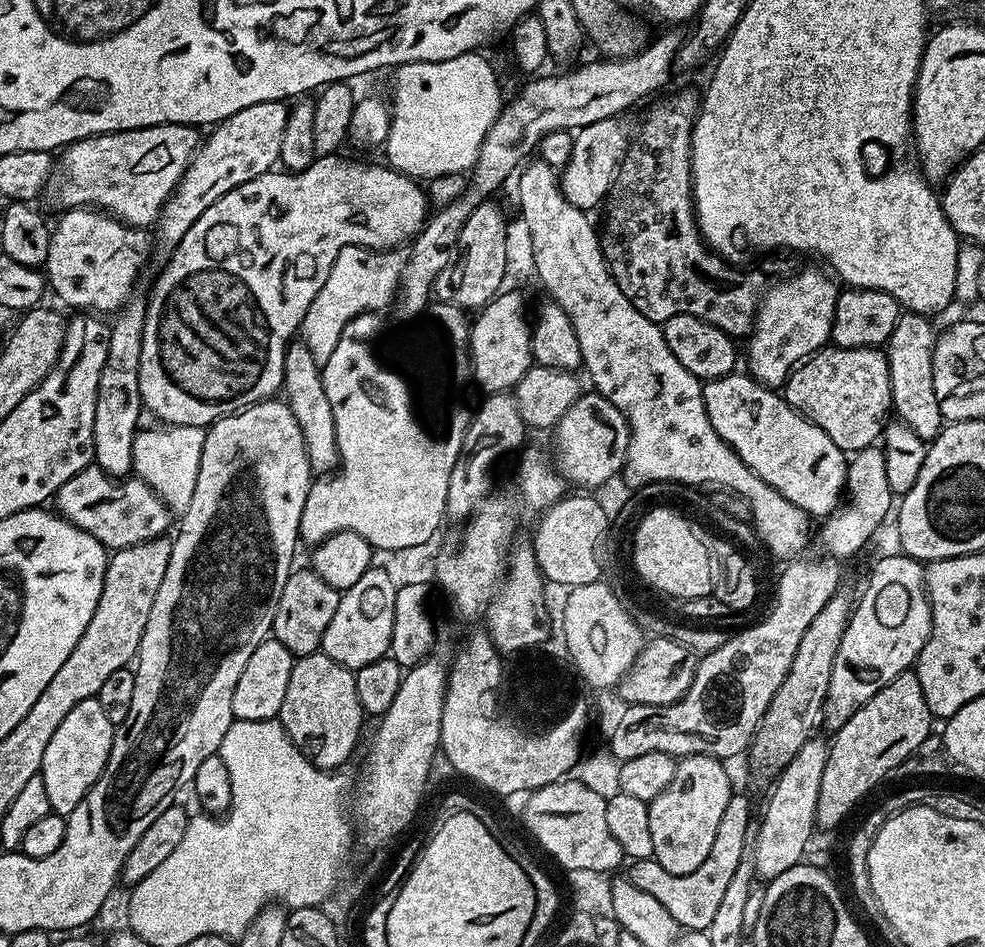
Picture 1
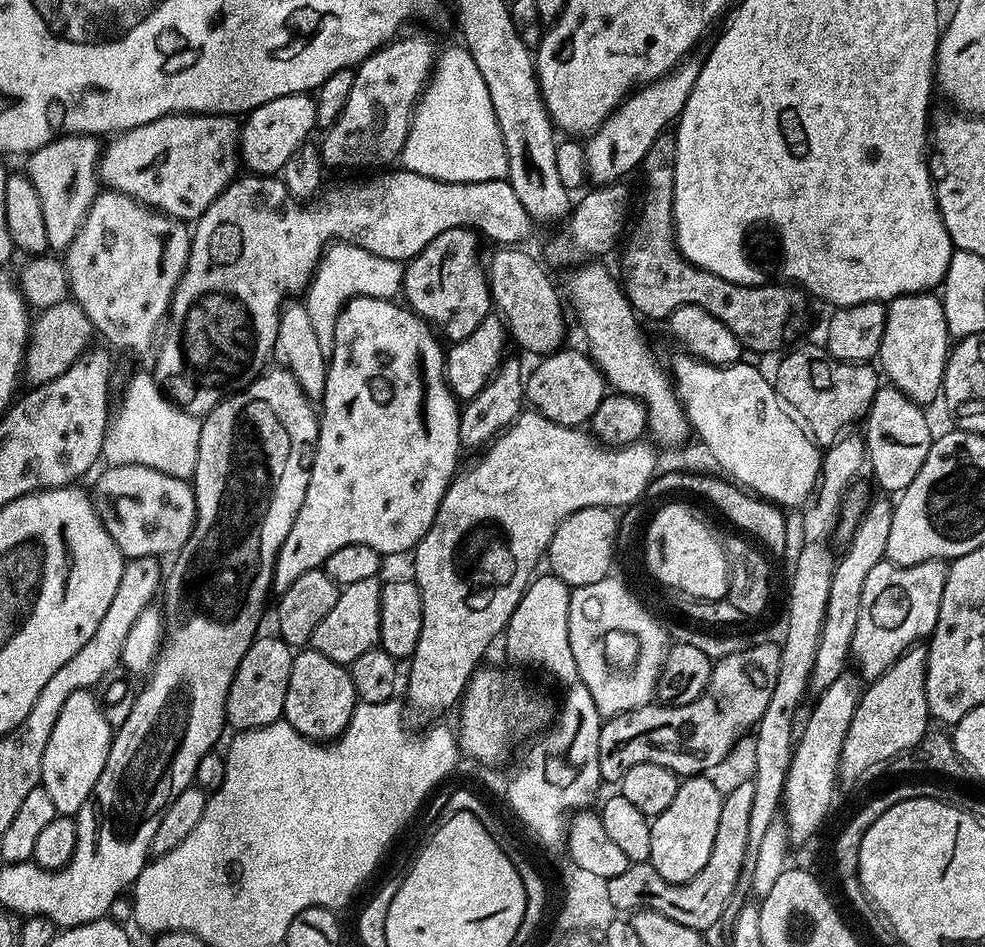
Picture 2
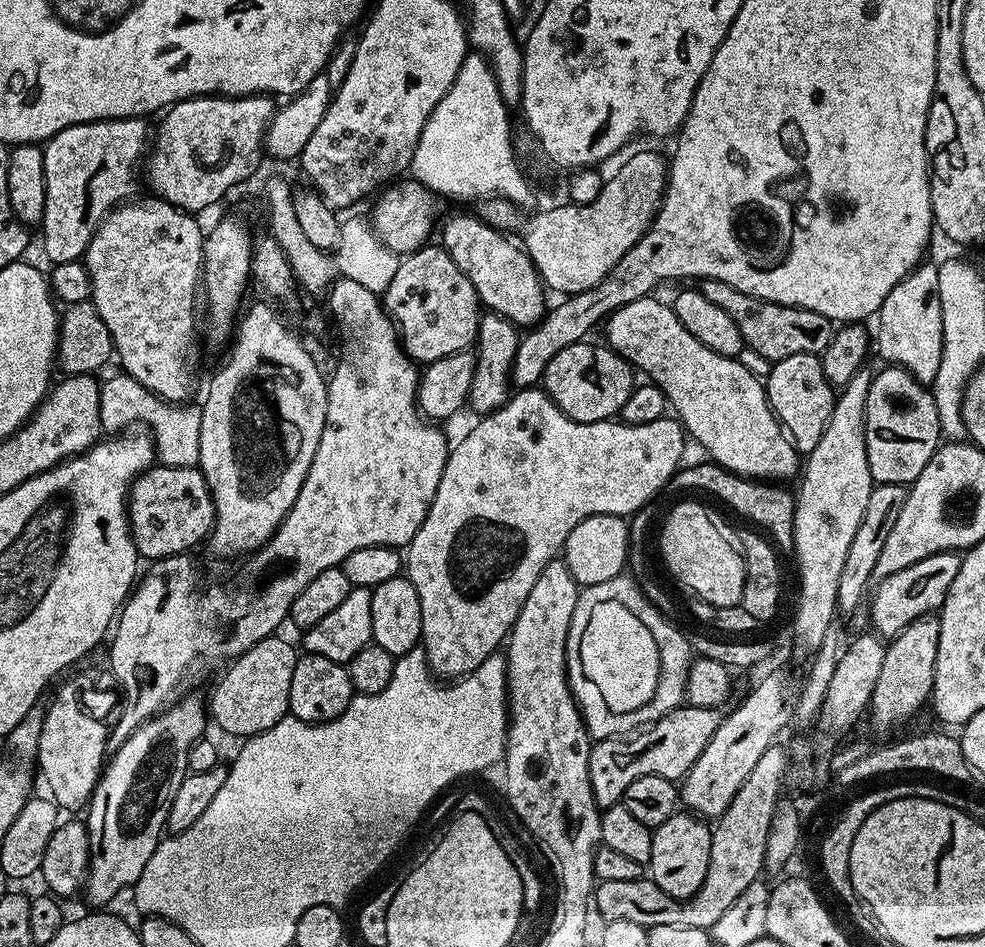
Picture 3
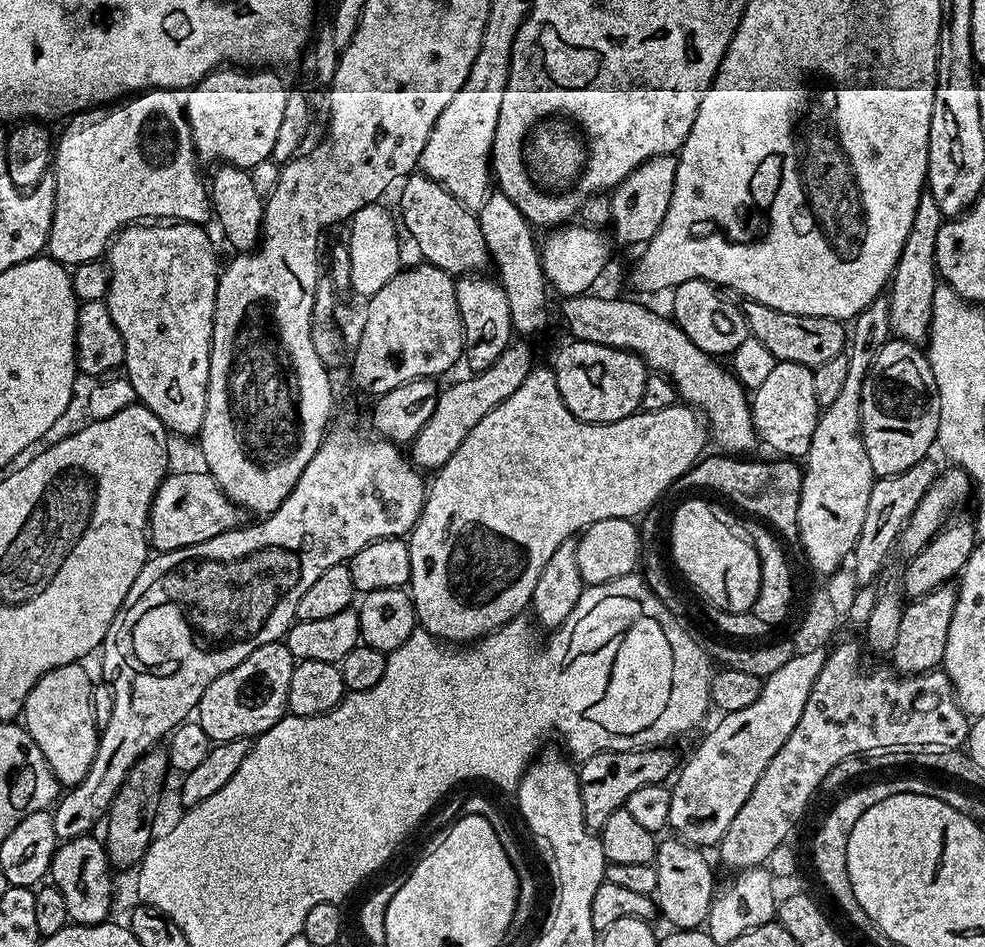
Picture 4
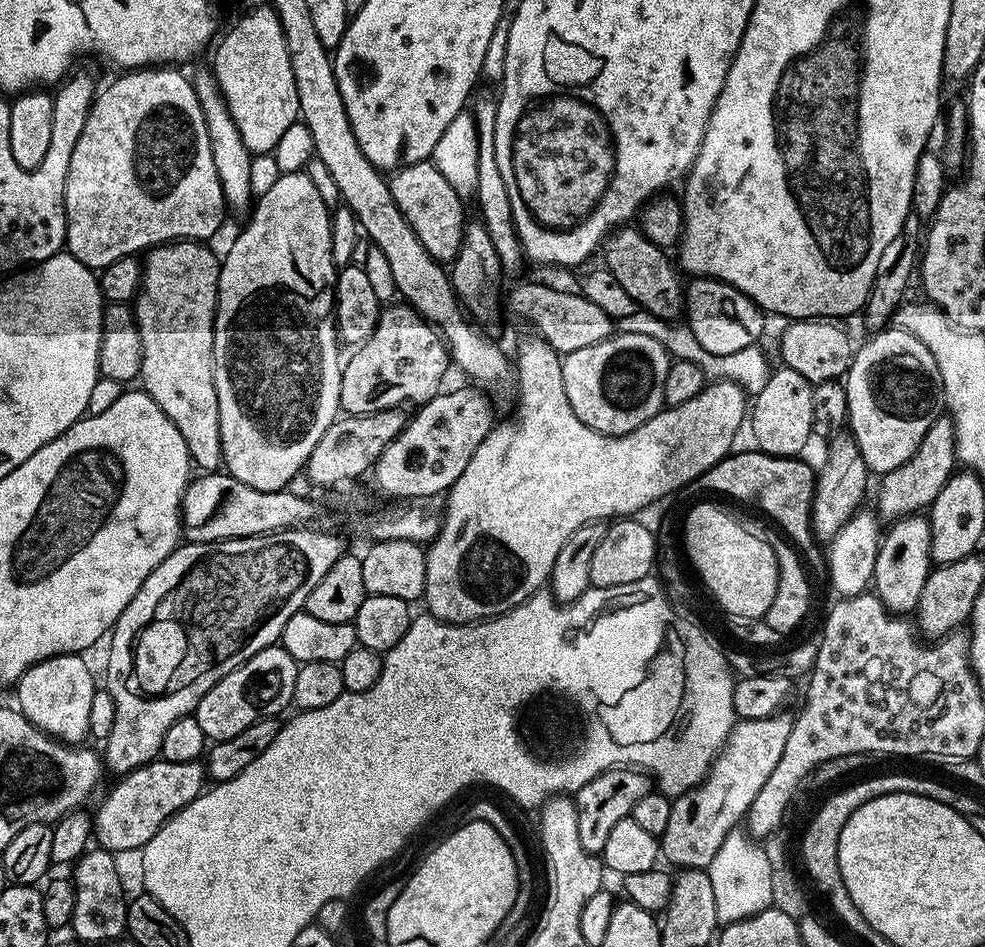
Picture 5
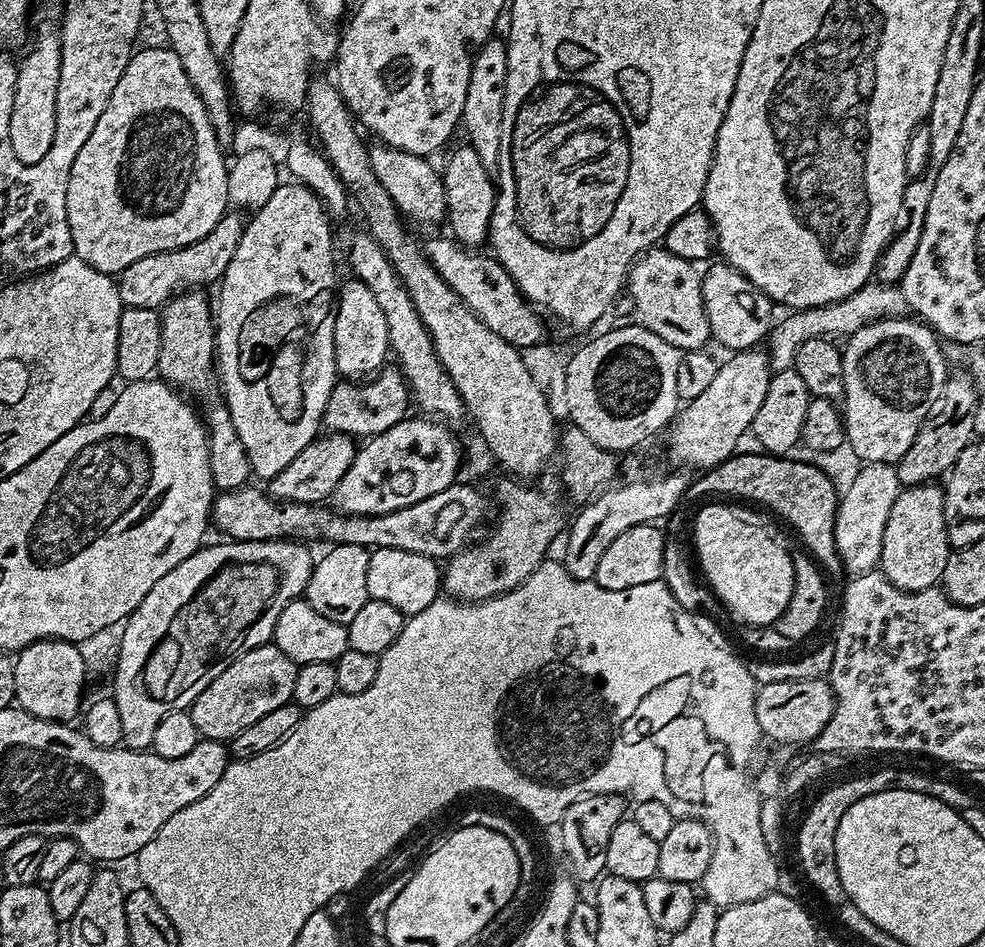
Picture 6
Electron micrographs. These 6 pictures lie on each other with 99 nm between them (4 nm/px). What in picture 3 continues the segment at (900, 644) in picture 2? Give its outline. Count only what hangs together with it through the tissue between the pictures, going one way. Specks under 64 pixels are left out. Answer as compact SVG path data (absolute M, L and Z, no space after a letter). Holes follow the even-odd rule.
M959 551L930 554L930 558L922 558L922 562L914 562L906 566L906 570L898 570L879 581L870 596L872 624L877 628L873 629L881 637L891 638L906 626L910 626L910 622L914 622L919 616L939 610L950 590L950 582L954 582L954 577L958 574L961 559Z

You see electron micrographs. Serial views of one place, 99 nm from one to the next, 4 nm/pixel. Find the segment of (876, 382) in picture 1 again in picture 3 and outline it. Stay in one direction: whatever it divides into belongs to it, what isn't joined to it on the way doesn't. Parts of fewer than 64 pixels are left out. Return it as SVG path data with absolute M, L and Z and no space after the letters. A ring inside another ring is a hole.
M790 354L790 358L777 360L769 368L772 369L768 372L768 380L766 376L766 391L772 413L786 429L792 443L796 445L797 453L810 453L814 450L814 446L818 446L818 438L822 438L822 430L826 430L828 419L836 405L837 389L828 383L820 368L820 356L814 354Z

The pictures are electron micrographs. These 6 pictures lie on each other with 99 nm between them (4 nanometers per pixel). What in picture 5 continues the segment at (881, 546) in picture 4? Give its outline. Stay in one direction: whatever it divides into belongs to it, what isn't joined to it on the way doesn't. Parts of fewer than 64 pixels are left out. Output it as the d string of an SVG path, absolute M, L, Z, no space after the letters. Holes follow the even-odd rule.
M947 414L937 415L936 421L926 430L926 438L914 450L914 454L898 470L890 470L879 477L880 489L876 492L874 512L881 521L891 522L904 516L912 516L931 509L934 498L938 498L942 486L957 471L956 439L952 418Z

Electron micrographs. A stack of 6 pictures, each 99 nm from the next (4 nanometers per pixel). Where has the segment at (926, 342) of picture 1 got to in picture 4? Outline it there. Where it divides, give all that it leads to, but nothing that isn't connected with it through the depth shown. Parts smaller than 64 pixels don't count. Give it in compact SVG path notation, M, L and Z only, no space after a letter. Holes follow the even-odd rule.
M925 190L918 198L918 210L914 210L914 222L910 222L910 234L906 234L902 254L896 263L896 271L892 273L890 291L887 293L890 302L891 335L907 340L910 344L919 345L928 338L934 290L938 283L936 239L945 219L942 210L938 210L938 202L934 202L934 198Z

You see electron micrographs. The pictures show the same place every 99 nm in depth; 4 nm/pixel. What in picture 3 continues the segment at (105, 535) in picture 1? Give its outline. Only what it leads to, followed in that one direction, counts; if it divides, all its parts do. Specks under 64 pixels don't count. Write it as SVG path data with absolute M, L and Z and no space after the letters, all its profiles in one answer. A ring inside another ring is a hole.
M153 466L128 489L126 501L128 526L132 530L132 540L136 551L148 562L164 560L168 556L187 553L196 543L203 541L211 533L216 511L208 484L204 481L199 467L166 468Z

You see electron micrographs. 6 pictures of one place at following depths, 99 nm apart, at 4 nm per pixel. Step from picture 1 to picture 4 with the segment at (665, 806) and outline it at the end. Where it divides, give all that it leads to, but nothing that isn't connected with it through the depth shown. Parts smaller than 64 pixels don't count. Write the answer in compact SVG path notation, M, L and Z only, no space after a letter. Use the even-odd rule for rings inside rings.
M679 838L661 839L656 849L656 873L658 886L654 893L656 906L661 917L672 923L676 930L696 930L708 919L712 908L714 887L712 888L712 868L701 849L685 844Z

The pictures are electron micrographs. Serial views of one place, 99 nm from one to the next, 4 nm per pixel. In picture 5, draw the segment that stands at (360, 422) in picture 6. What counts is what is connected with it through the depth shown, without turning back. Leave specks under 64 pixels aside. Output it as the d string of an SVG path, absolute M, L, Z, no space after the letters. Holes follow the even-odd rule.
M392 302L381 311L377 324L373 328L368 340L355 349L352 357L347 357L346 363L341 367L342 390L340 391L340 412L350 416L365 416L391 408L404 408L408 403L412 406L425 404L432 400L441 391L440 383L450 369L448 346L443 336L433 325L427 323L407 303Z

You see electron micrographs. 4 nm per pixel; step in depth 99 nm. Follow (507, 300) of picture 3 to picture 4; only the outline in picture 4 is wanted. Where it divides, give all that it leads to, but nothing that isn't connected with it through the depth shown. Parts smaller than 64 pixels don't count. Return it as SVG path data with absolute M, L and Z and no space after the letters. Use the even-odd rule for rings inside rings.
M413 174L403 181L404 189L400 192L400 216L402 228L412 235L412 240L416 243L416 248L421 252L423 259L432 264L438 270L449 272L453 278L479 273L489 267L490 257L486 238L482 238L482 230L477 213L471 208L467 208L454 194L450 194L438 182L434 182L423 174Z

